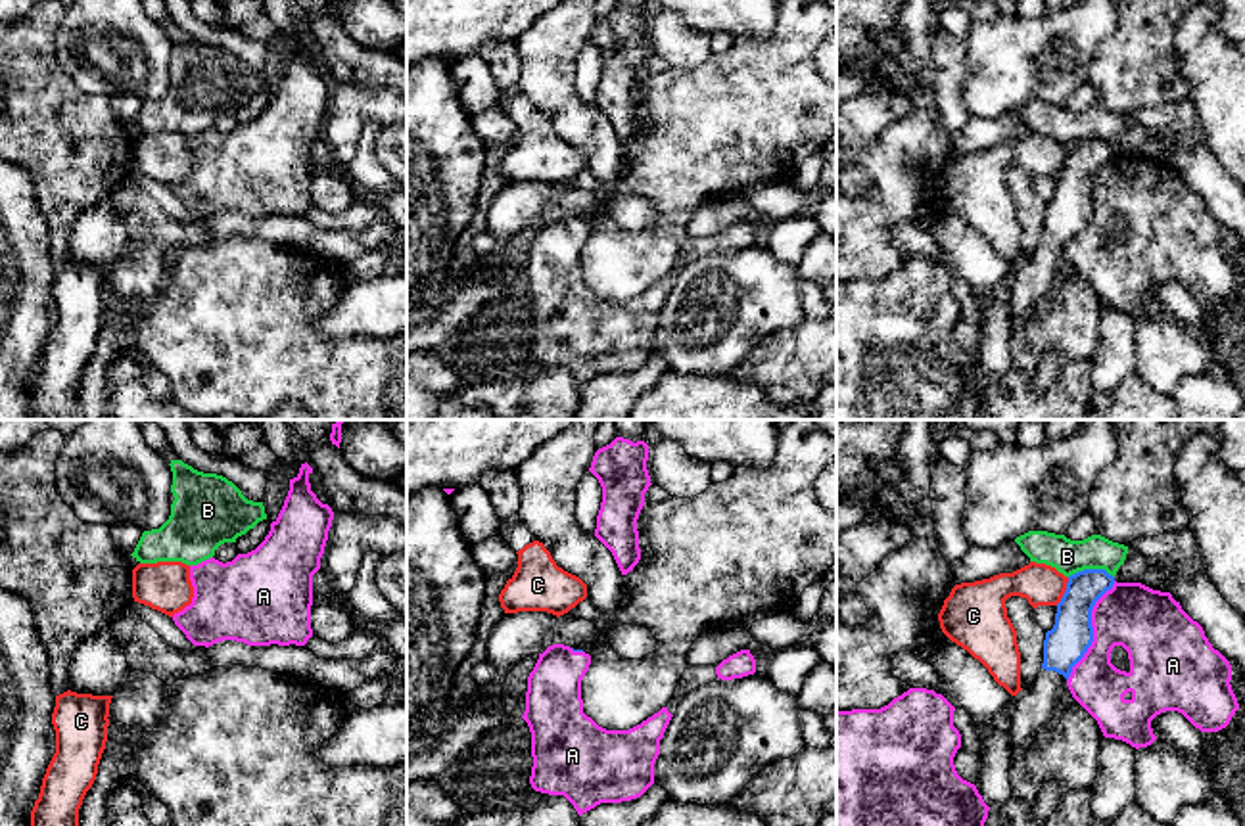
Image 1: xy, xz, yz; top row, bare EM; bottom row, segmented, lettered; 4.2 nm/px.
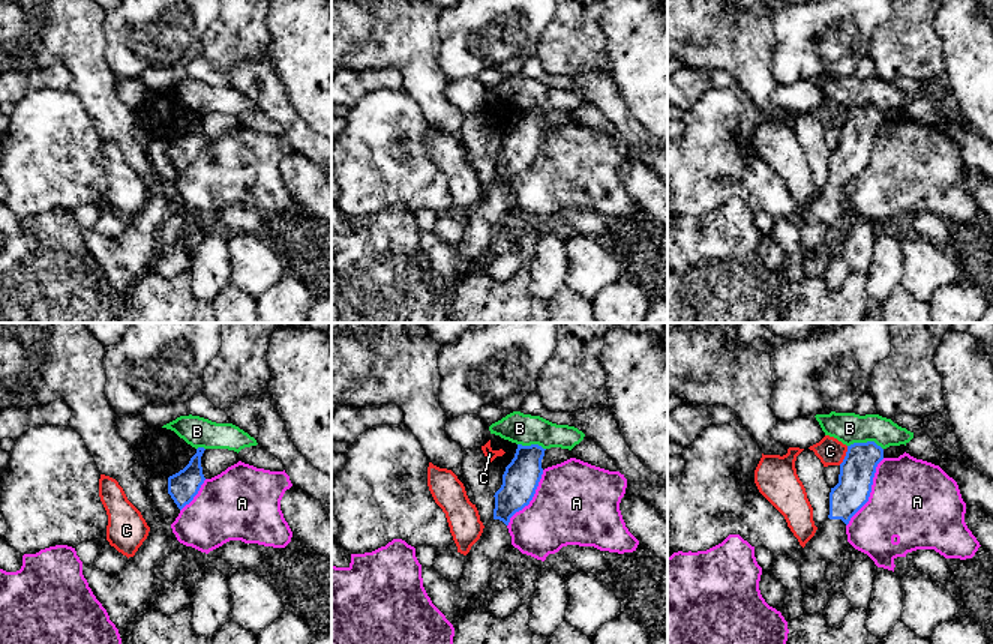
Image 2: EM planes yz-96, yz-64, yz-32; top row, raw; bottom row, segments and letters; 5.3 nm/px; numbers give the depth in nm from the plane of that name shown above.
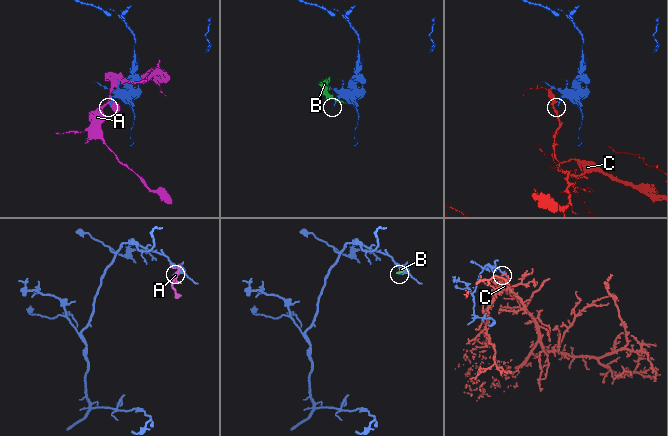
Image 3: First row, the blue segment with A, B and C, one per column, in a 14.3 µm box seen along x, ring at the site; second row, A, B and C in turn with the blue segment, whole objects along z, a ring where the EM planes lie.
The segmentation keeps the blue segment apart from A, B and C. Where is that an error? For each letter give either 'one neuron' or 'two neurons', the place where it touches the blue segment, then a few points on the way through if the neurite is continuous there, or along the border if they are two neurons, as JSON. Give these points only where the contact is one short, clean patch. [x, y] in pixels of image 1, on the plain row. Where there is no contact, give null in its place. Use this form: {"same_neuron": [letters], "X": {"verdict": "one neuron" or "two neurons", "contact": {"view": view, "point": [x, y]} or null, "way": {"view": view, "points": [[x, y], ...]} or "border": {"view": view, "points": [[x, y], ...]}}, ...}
{"same_neuron": [], "A": {"verdict": "two neurons", "contact": {"view": "yz", "point": [1092, 202]}}, "B": {"verdict": "two neurons", "contact": {"view": "yz", "point": [1090, 140]}}, "C": {"verdict": "two neurons", "contact": {"view": "yz", "point": [1065, 161]}}}

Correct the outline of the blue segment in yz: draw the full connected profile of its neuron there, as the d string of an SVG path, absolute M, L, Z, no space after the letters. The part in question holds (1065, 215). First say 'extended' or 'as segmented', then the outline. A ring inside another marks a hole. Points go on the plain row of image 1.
extended; M1084 140L1069 148L1055 195L1045 203L1042 241L1032 257L1013 268L1007 303L1013 322L1028 320L1055 287L1072 238L1093 213L1092 180L1113 155L1115 148L1105 140Z

